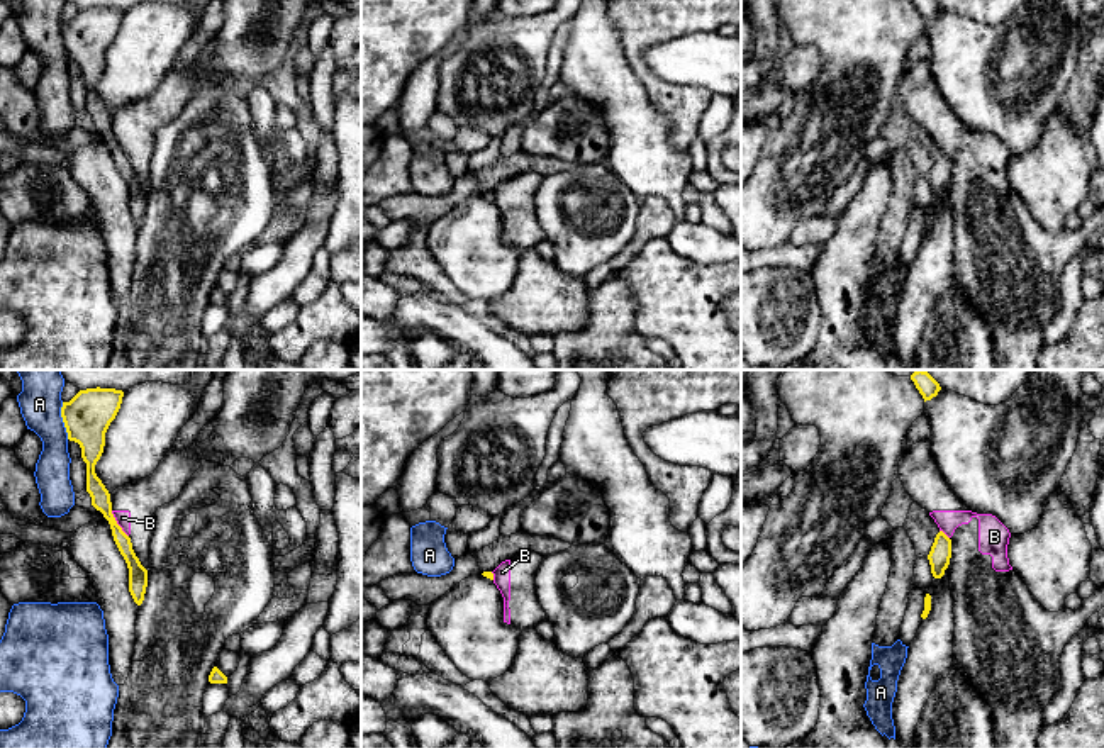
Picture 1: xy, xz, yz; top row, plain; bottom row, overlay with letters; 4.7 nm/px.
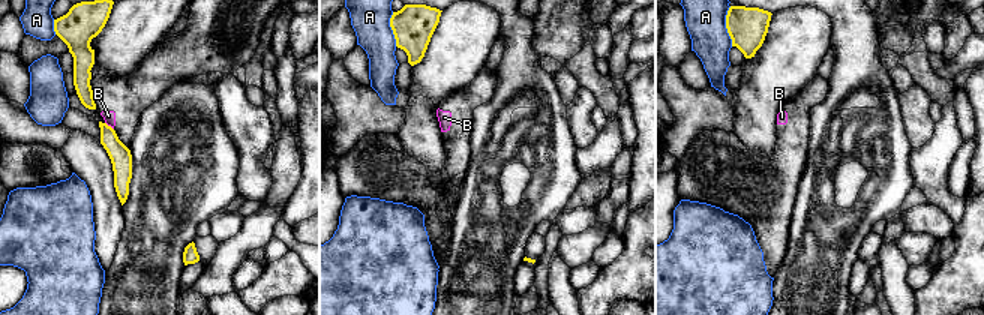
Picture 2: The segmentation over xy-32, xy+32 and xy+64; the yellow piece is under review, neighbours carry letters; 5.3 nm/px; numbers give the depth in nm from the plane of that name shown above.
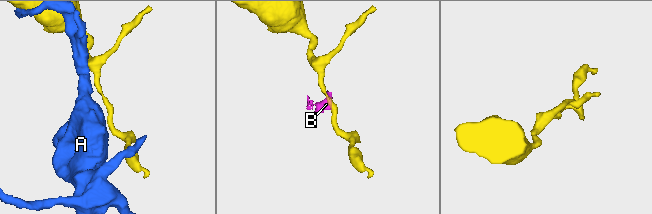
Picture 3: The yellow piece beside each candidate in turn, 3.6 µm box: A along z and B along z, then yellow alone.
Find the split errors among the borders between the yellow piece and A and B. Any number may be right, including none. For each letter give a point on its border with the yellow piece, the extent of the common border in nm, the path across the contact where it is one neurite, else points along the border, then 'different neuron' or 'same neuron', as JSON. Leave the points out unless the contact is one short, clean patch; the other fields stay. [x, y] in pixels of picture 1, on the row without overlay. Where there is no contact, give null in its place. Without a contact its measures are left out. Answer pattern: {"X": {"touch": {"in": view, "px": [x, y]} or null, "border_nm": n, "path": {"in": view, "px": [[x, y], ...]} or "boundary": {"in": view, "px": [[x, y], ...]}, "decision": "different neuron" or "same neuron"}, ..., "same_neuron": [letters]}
{"A": {"touch": {"in": "xy", "px": [63, 41]}, "border_nm": 180, "decision": "different neuron"}, "B": {"touch": {"in": "xy", "px": [117, 145]}, "border_nm": 150, "boundary": {"in": "xy", "px": [[111, 131], [128, 156]]}, "decision": "different neuron"}, "same_neuron": []}

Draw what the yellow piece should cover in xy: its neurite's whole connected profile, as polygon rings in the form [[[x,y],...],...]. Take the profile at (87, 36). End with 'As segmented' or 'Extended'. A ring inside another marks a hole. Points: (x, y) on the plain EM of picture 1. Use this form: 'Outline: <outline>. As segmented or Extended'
Outline: [[[115,8],[80,10],[70,22],[63,22],[61,37],[68,59],[81,68],[86,83],[86,112],[92,126],[109,141],[114,161],[129,188],[129,212],[137,226],[142,224],[148,207],[148,190],[141,185],[132,170],[131,158],[122,151],[112,134],[110,114],[95,93],[105,66],[105,53],[115,39],[124,12]]]. As segmented

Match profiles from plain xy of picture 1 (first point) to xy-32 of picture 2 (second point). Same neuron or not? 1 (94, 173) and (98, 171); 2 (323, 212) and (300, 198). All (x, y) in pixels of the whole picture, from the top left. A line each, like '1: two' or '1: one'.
1: one
2: two

